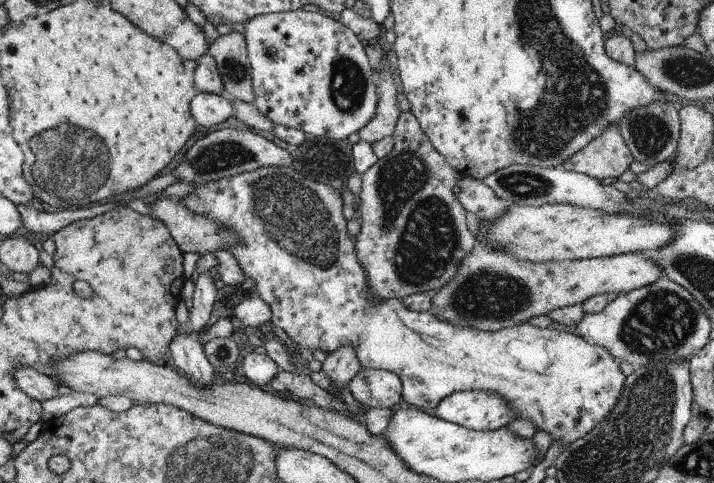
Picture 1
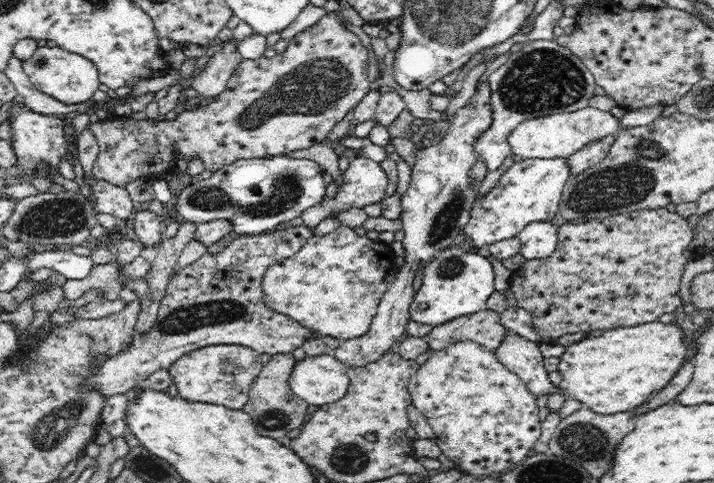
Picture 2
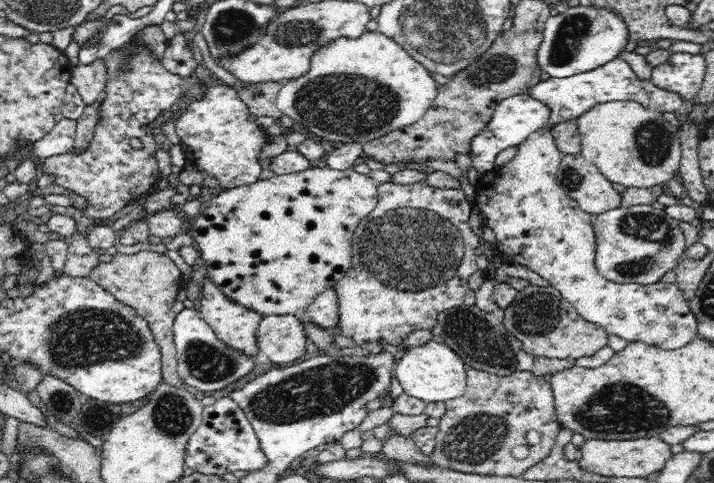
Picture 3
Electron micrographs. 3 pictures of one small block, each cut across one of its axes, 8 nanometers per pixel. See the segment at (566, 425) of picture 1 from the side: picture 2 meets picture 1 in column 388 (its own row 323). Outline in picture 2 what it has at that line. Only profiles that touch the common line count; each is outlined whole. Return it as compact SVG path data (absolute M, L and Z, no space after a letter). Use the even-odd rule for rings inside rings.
M338 226L328 234L309 238L296 254L270 266L264 276L263 300L272 311L289 316L320 336L341 341L358 338L370 332L380 300L390 288L393 257L390 244Z

